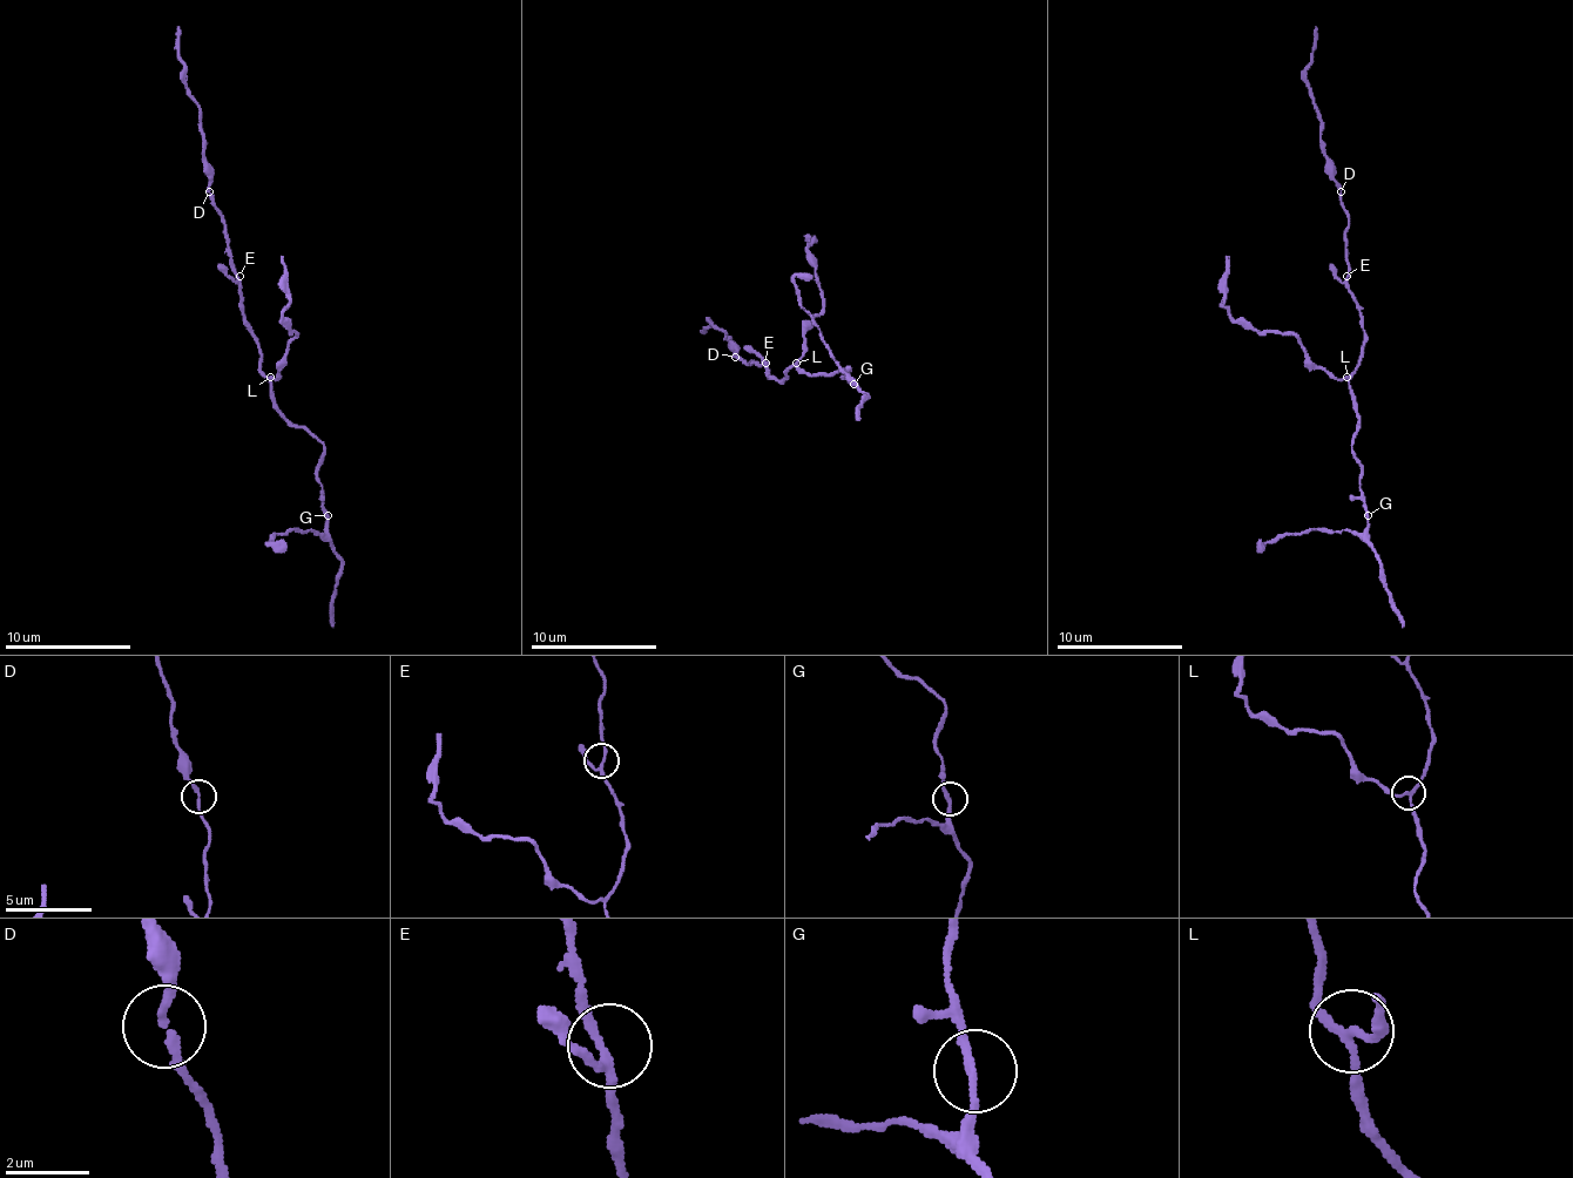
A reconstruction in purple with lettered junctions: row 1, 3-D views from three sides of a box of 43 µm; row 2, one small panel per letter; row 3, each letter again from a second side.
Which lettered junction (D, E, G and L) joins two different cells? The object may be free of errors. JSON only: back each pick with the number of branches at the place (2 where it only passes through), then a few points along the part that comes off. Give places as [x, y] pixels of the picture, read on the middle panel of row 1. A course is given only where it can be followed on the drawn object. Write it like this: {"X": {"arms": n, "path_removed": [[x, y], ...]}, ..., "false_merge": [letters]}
{"L": {"arms": 3, "path_removed": [[797, 363], [803, 346], [803, 331], [822, 312], [812, 258], [807, 249], [816, 239], [807, 245]]}, "false_merge": ["L"]}

